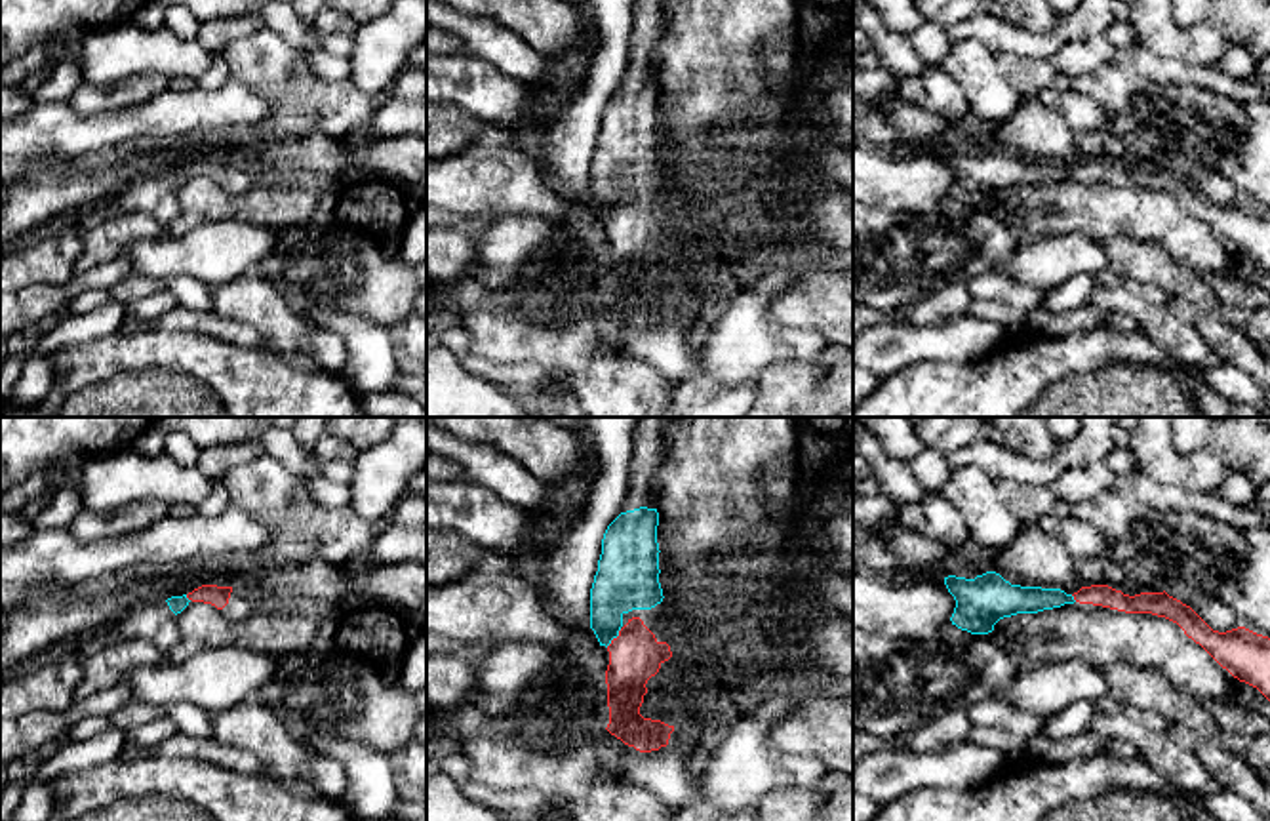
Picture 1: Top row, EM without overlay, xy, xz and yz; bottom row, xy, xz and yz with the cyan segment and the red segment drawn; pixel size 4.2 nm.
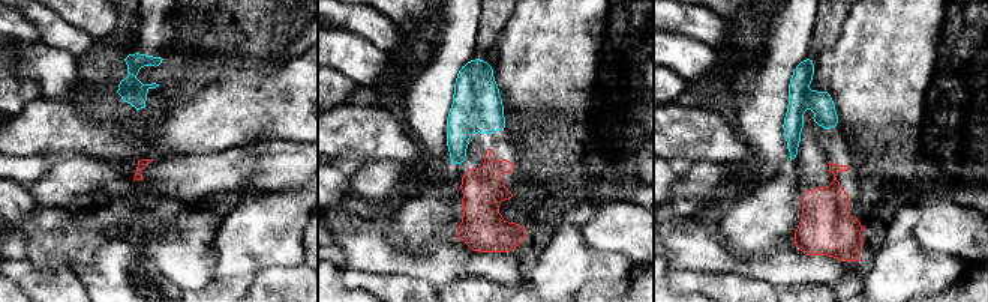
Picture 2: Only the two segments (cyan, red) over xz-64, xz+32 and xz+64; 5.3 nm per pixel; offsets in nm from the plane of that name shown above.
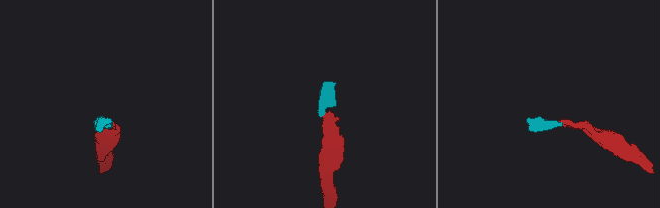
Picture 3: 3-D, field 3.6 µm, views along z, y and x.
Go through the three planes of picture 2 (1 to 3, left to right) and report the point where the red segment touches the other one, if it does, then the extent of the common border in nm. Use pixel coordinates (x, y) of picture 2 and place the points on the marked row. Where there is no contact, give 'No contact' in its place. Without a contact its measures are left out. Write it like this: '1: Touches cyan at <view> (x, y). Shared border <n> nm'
1: No contact
2: No contact
3: No contact

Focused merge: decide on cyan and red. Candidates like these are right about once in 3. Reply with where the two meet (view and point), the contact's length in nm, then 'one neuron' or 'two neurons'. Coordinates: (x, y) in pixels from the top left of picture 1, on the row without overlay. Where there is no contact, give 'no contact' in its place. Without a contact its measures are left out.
contact xz (614, 210); length 100 nm; one neuron

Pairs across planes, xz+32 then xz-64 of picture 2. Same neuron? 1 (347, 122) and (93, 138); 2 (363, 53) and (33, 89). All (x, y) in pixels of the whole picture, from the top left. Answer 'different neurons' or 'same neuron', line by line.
1: same neuron
2: different neurons

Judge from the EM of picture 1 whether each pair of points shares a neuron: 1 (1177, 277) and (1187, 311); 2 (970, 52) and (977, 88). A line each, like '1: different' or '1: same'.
1: different
2: same

